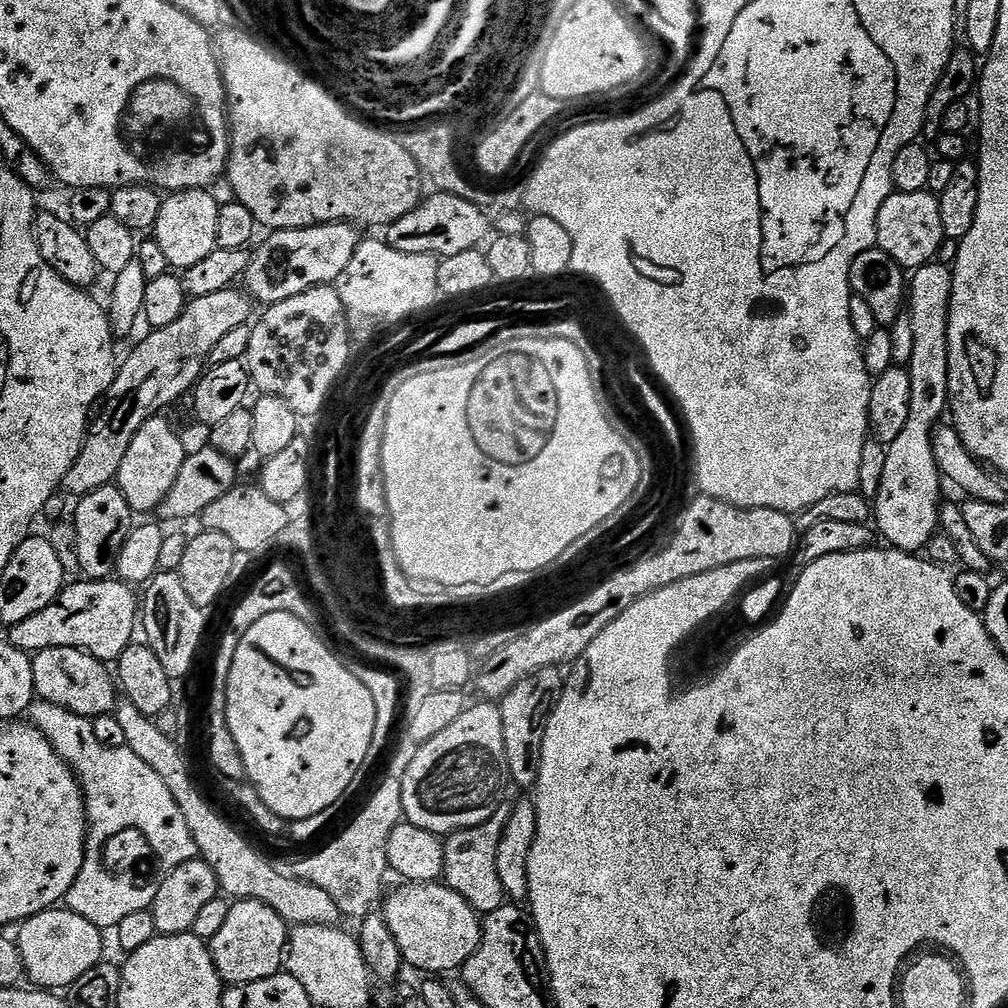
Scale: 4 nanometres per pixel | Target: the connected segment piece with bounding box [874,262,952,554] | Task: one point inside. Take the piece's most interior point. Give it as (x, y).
(907, 505)

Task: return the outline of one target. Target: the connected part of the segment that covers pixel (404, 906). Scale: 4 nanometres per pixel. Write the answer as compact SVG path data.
M443 882L430 884L405 883L388 901L382 904L382 914L386 918L386 926L390 926L390 932L394 934L394 942L398 942L400 952L404 955L404 964L407 967L417 968L424 974L444 974L440 972L452 972L463 969L464 964L478 950L480 945L481 917L475 908L462 898L454 889Z

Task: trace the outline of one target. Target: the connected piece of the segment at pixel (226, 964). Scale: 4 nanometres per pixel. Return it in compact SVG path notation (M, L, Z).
M254 899L235 901L222 930L208 944L221 981L231 986L276 975L284 964L289 933L287 921L265 903Z

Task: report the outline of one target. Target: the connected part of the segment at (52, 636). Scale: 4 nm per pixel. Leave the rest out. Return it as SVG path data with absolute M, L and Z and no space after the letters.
M80 578L77 584L69 583L58 599L50 602L46 610L38 610L26 622L18 622L7 629L6 640L22 651L35 654L47 648L77 648L105 662L120 659L122 650L134 642L142 604L138 592L131 584L119 578L89 580Z

